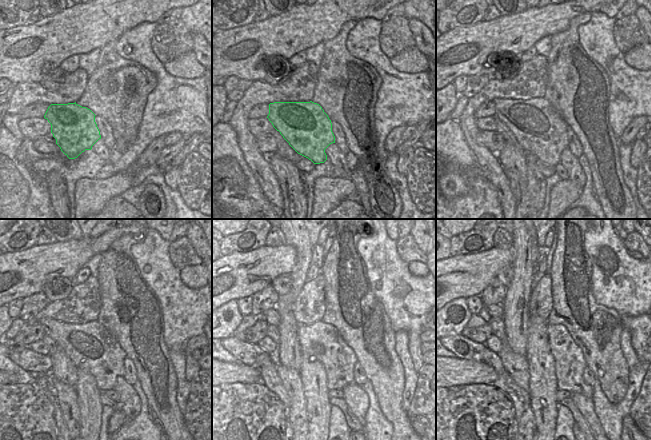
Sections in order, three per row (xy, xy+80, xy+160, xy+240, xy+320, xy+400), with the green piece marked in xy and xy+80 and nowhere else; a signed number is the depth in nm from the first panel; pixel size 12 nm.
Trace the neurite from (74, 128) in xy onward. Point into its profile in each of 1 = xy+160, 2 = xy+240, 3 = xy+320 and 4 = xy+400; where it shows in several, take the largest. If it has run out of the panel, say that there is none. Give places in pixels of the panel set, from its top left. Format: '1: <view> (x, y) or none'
1: xy+160 (539, 129)
2: xy+240 (92, 349)
3: xy+320 (321, 341)
4: xy+400 (569, 362)

